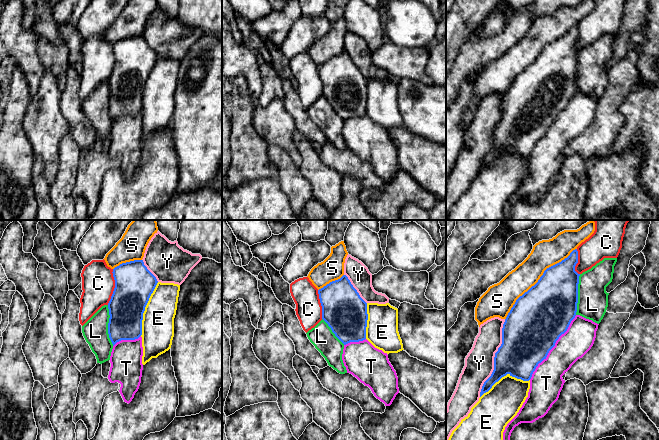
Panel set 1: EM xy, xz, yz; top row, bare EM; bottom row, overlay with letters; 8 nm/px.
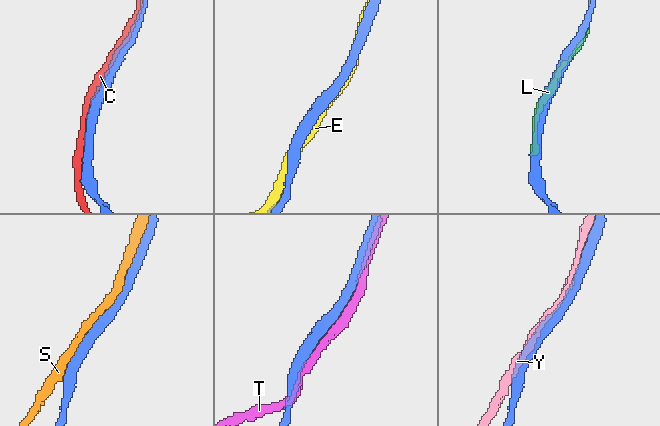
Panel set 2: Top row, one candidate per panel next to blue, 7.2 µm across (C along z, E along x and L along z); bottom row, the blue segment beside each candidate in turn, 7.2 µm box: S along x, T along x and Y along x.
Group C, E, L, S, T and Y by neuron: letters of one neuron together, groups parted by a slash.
C / E / L / S / T / Y

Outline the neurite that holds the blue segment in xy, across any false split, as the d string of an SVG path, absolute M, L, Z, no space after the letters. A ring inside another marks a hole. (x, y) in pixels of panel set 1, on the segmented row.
M143 260L122 263L113 269L115 288L108 303L108 334L113 346L121 340L135 340L142 335L142 320L145 307L158 281L147 269Z

